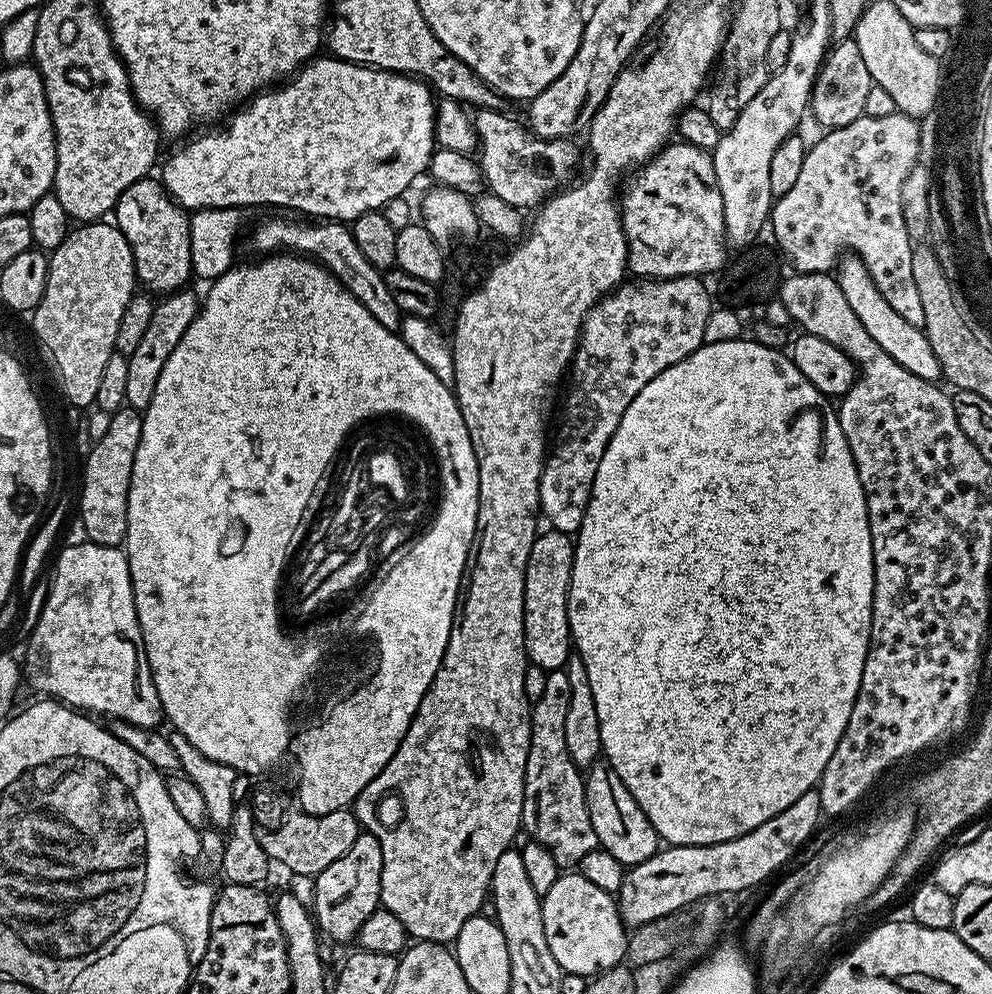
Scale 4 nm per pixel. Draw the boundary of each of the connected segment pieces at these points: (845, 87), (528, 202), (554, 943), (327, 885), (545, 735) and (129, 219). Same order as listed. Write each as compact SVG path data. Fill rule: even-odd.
M855 39L833 43L824 57L824 63L820 65L820 73L817 74L812 87L810 116L813 116L824 130L850 126L850 122L864 115L866 97L872 86L870 70L866 70L866 62L858 51Z
M482 108L475 113L476 139L478 141L478 163L480 172L484 175L484 183L487 191L510 206L525 210L535 210L548 199L549 196L561 191L573 179L572 171L576 168L580 156L572 145L571 139L566 140L542 140L539 136L530 134L529 129L523 123L511 120L504 110L495 108Z
M561 874L558 882L554 882L543 896L540 909L546 942L561 973L573 972L592 978L608 968L617 967L625 959L629 933L613 893L598 890L594 882L586 882L582 875Z
M361 831L360 836L354 838L354 846L350 846L350 850L346 850L346 854L342 854L342 858L338 858L338 862L330 862L330 866L326 866L326 870L322 870L314 879L313 902L310 908L314 913L317 929L336 942L351 941L360 931L362 922L366 922L366 918L370 918L370 914L374 914L377 908L381 907L382 846L380 840L374 838L372 832Z
M567 671L549 672L546 686L542 690L542 698L531 705L532 725L530 726L530 750L526 758L526 774L524 775L524 801L522 802L523 831L536 840L550 854L554 854L554 862L558 862L561 870L575 869L590 854L590 850L600 847L598 834L594 834L594 822L590 822L590 814L586 806L584 793L584 776L581 769L570 758L566 750L566 710L570 707L570 678Z
M145 178L126 186L114 209L115 227L126 238L128 251L134 254L136 279L149 293L171 294L193 279L190 252L189 213L181 208L159 179Z

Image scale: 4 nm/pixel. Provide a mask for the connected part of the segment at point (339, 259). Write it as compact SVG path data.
M264 220L256 228L252 236L252 244L260 251L260 254L284 254L292 253L298 256L315 258L323 264L341 286L382 322L382 326L396 330L400 327L402 313L398 302L394 302L394 294L390 294L390 286L386 286L384 272L375 268L370 262L366 262L366 254L358 250L358 242L354 242L351 227L340 222L305 222L300 220Z

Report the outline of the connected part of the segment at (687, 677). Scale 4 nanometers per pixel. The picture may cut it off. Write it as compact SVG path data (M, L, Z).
M737 338L730 342L713 344L706 342L697 352L686 357L681 364L662 370L658 378L646 382L646 386L638 390L634 402L626 406L622 414L622 422L618 430L614 430L606 454L602 454L602 462L598 462L598 474L594 474L594 486L590 494L590 502L586 506L584 524L574 536L576 553L568 591L568 625L572 631L575 651L586 666L590 690L594 694L594 706L598 709L603 759L607 760L610 766L614 766L614 770L618 770L618 778L622 778L626 790L634 794L634 802L642 806L642 814L650 818L650 826L654 826L656 835L665 845L710 846L714 843L730 842L731 839L748 834L750 830L757 829L762 823L781 814L782 810L792 806L802 794L819 785L822 770L826 770L826 762L830 762L830 754L834 754L834 746L838 746L846 730L846 722L850 722L850 710L854 710L854 702L858 698L858 684L862 682L862 666L866 666L866 654L872 633L872 595L874 594L874 562L866 498L858 478L856 463L851 459L850 446L846 442L846 436L842 434L837 409L827 397L817 393L815 386L802 374L802 370L798 370L791 355L778 354L777 349L760 346L757 340L751 338Z

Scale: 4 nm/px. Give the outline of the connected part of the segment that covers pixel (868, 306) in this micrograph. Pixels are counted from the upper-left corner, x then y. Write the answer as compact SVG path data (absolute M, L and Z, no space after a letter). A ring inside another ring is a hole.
M844 254L839 260L840 265L834 269L836 281L838 286L842 286L842 295L854 310L858 322L866 326L866 334L870 334L870 338L874 338L874 342L878 342L878 346L882 346L882 350L886 350L886 354L890 354L890 358L898 362L898 366L910 370L910 374L918 374L918 378L923 380L939 381L942 376L940 363L938 358L934 358L934 350L930 350L930 342L923 328L906 322L906 318L902 318L902 314L898 314L898 310L894 310L894 306L890 306L890 302L882 298L874 278L870 278L870 272L866 270L860 256Z

